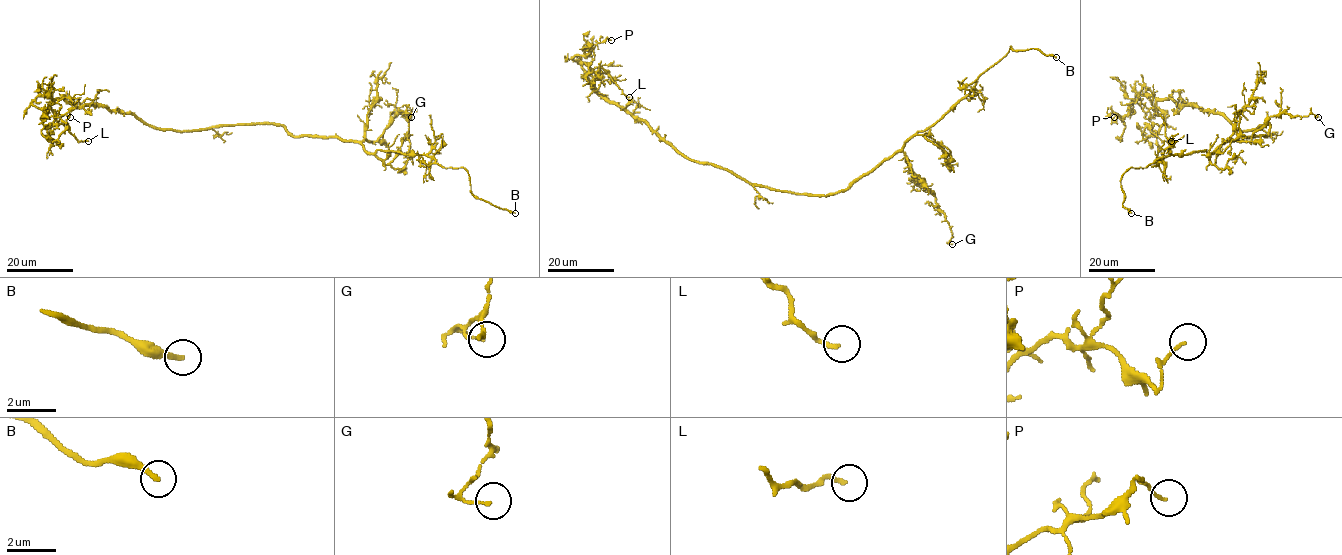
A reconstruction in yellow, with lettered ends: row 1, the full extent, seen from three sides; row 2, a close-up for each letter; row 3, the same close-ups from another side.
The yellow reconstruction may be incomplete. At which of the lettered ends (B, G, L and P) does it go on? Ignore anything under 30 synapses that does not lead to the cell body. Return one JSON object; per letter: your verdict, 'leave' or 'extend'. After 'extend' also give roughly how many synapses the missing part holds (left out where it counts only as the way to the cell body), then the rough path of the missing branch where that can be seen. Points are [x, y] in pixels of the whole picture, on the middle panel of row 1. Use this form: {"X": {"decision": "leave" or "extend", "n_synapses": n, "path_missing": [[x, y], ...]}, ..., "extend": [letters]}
{"B": {"decision": "extend"}, "G": {"decision": "leave"}, "L": {"decision": "leave"}, "P": {"decision": "leave"}, "extend": ["B"]}

